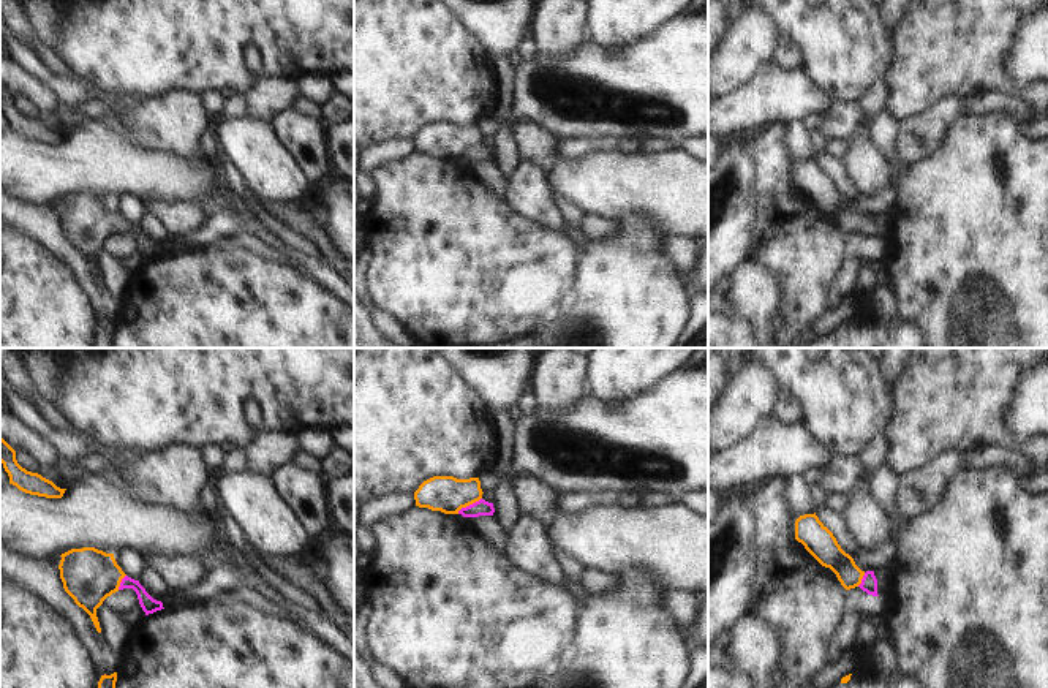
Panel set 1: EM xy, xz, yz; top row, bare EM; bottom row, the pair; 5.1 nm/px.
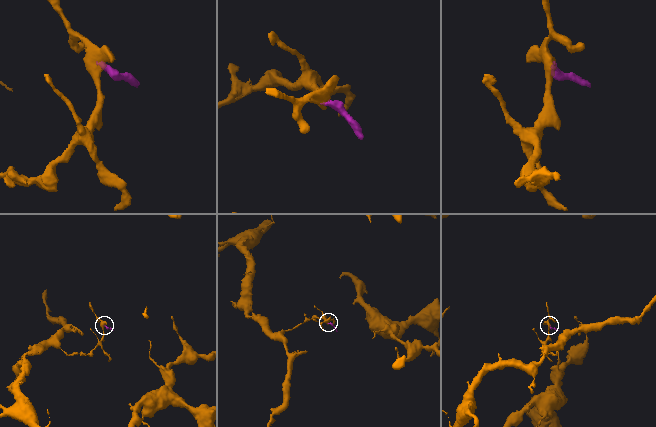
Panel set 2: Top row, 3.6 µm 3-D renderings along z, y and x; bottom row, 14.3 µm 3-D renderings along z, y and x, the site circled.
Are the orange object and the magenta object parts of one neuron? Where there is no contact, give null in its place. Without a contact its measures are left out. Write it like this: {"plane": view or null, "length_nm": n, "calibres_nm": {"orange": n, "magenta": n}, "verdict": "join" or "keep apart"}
{"plane": "xz", "length_nm": 150, "calibres_nm": {"orange": 190, "magenta": 80}, "verdict": "join"}

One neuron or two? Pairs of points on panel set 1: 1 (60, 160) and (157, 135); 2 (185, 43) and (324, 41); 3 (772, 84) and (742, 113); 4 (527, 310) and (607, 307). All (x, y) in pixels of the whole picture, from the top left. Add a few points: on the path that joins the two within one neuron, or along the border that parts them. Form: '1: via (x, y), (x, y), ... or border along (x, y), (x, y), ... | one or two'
1: border along (136, 143), (150, 149), (173, 152) | two
2: via (220, 38), (290, 41) | one
3: via (764, 92), (750, 105) | one
4: border along (579, 275), (558, 320) | two

